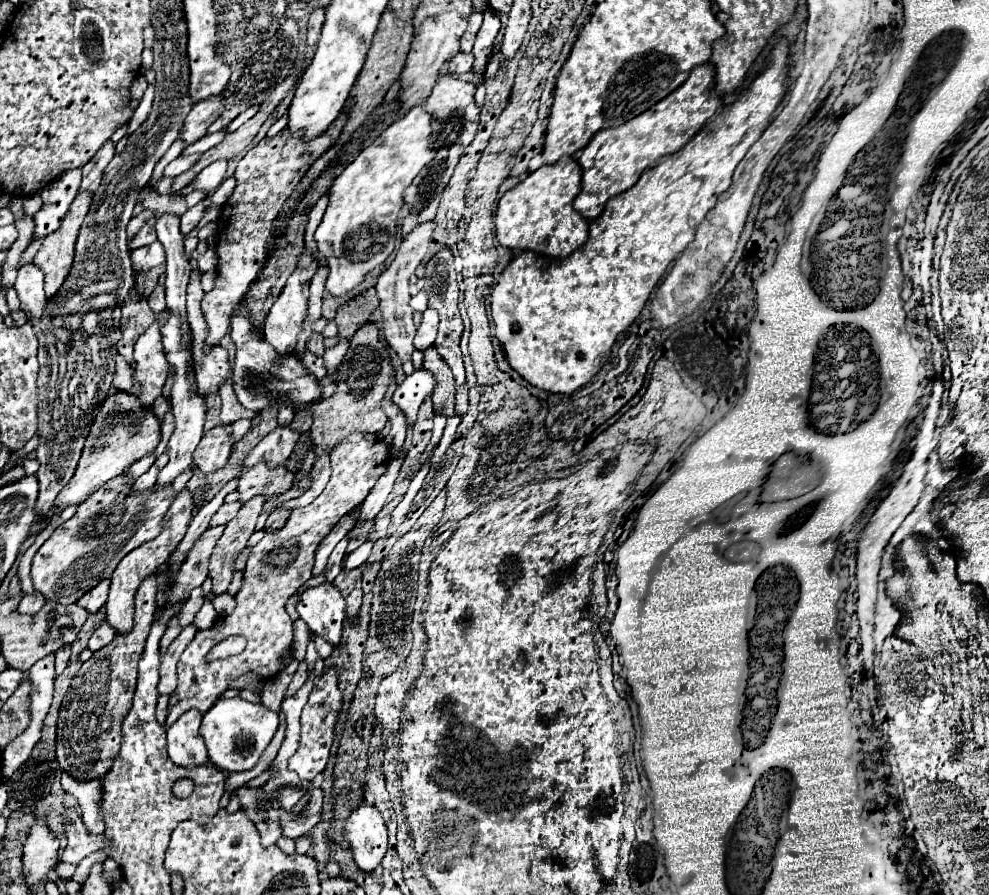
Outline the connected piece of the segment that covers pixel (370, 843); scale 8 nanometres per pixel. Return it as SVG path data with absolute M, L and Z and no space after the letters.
M361 798L343 826L343 838L349 844L355 864L363 872L375 870L387 852L387 828L375 806Z

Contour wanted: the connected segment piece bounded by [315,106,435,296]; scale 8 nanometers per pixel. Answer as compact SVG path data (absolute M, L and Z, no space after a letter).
M415 106L401 120L393 122L335 178L325 216L315 230L317 248L327 258L331 270L325 284L331 296L351 292L363 282L367 272L383 264L393 252L403 192L419 170L435 158L435 150L429 144L431 132L431 116L423 106Z

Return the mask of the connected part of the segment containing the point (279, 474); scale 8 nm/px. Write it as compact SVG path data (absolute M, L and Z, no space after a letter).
M259 460L255 466L247 468L241 476L239 476L239 502L245 504L251 496L261 494L265 498L271 496L279 496L283 492L287 492L293 484L293 474L285 468L269 468L269 464L265 464L265 460Z

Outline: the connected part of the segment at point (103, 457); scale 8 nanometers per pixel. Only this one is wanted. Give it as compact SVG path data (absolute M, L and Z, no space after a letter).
M117 390L115 396L105 398L105 402L99 408L99 416L89 426L89 436L85 440L85 448L81 452L77 470L73 478L69 480L69 484L57 496L55 504L59 512L67 508L69 504L81 504L95 490L99 490L105 482L109 482L113 476L121 474L133 462L141 460L143 456L151 454L157 448L161 440L159 420L153 412L145 412L145 420L141 420L141 424L133 428L133 416L137 416L137 408L141 408L141 404L137 404L137 398L125 390Z

